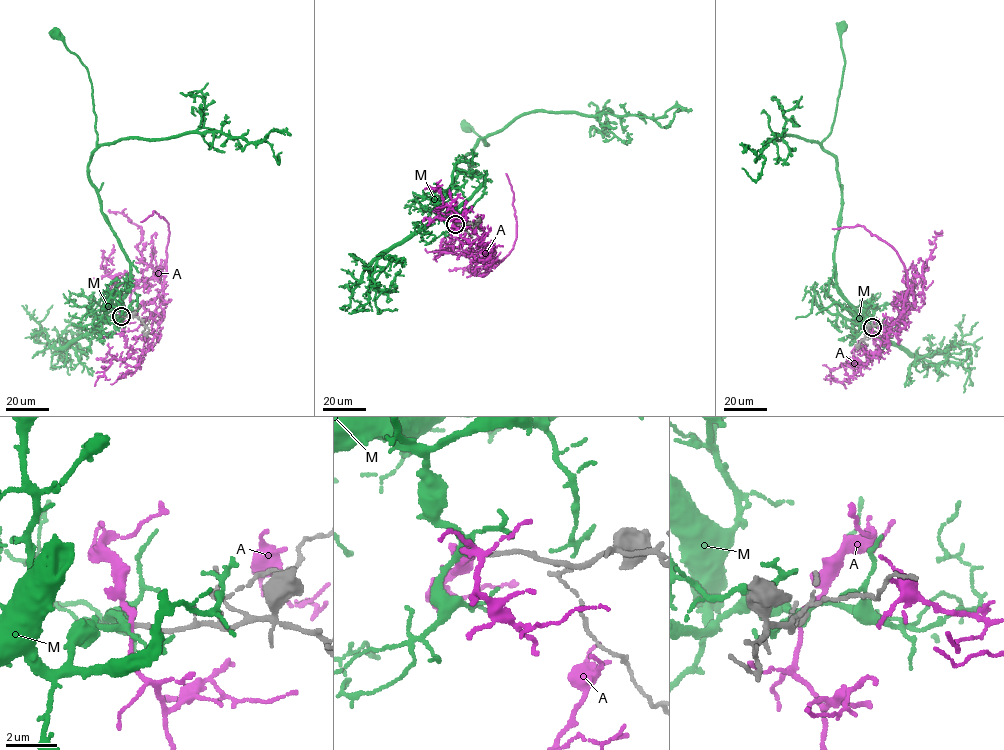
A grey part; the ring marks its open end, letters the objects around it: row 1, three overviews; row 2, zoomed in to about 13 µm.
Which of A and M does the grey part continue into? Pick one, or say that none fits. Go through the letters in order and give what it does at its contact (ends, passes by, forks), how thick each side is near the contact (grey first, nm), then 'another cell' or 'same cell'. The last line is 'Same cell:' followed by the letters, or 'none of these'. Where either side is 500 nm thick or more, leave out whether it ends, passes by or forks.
A: it passes by; 190 nm thick on the grey side, 190 nm on the other; another cell
M: it forks there; 190 nm thick on the grey side, 190 nm on the other; another cell
Same cell: none of these

